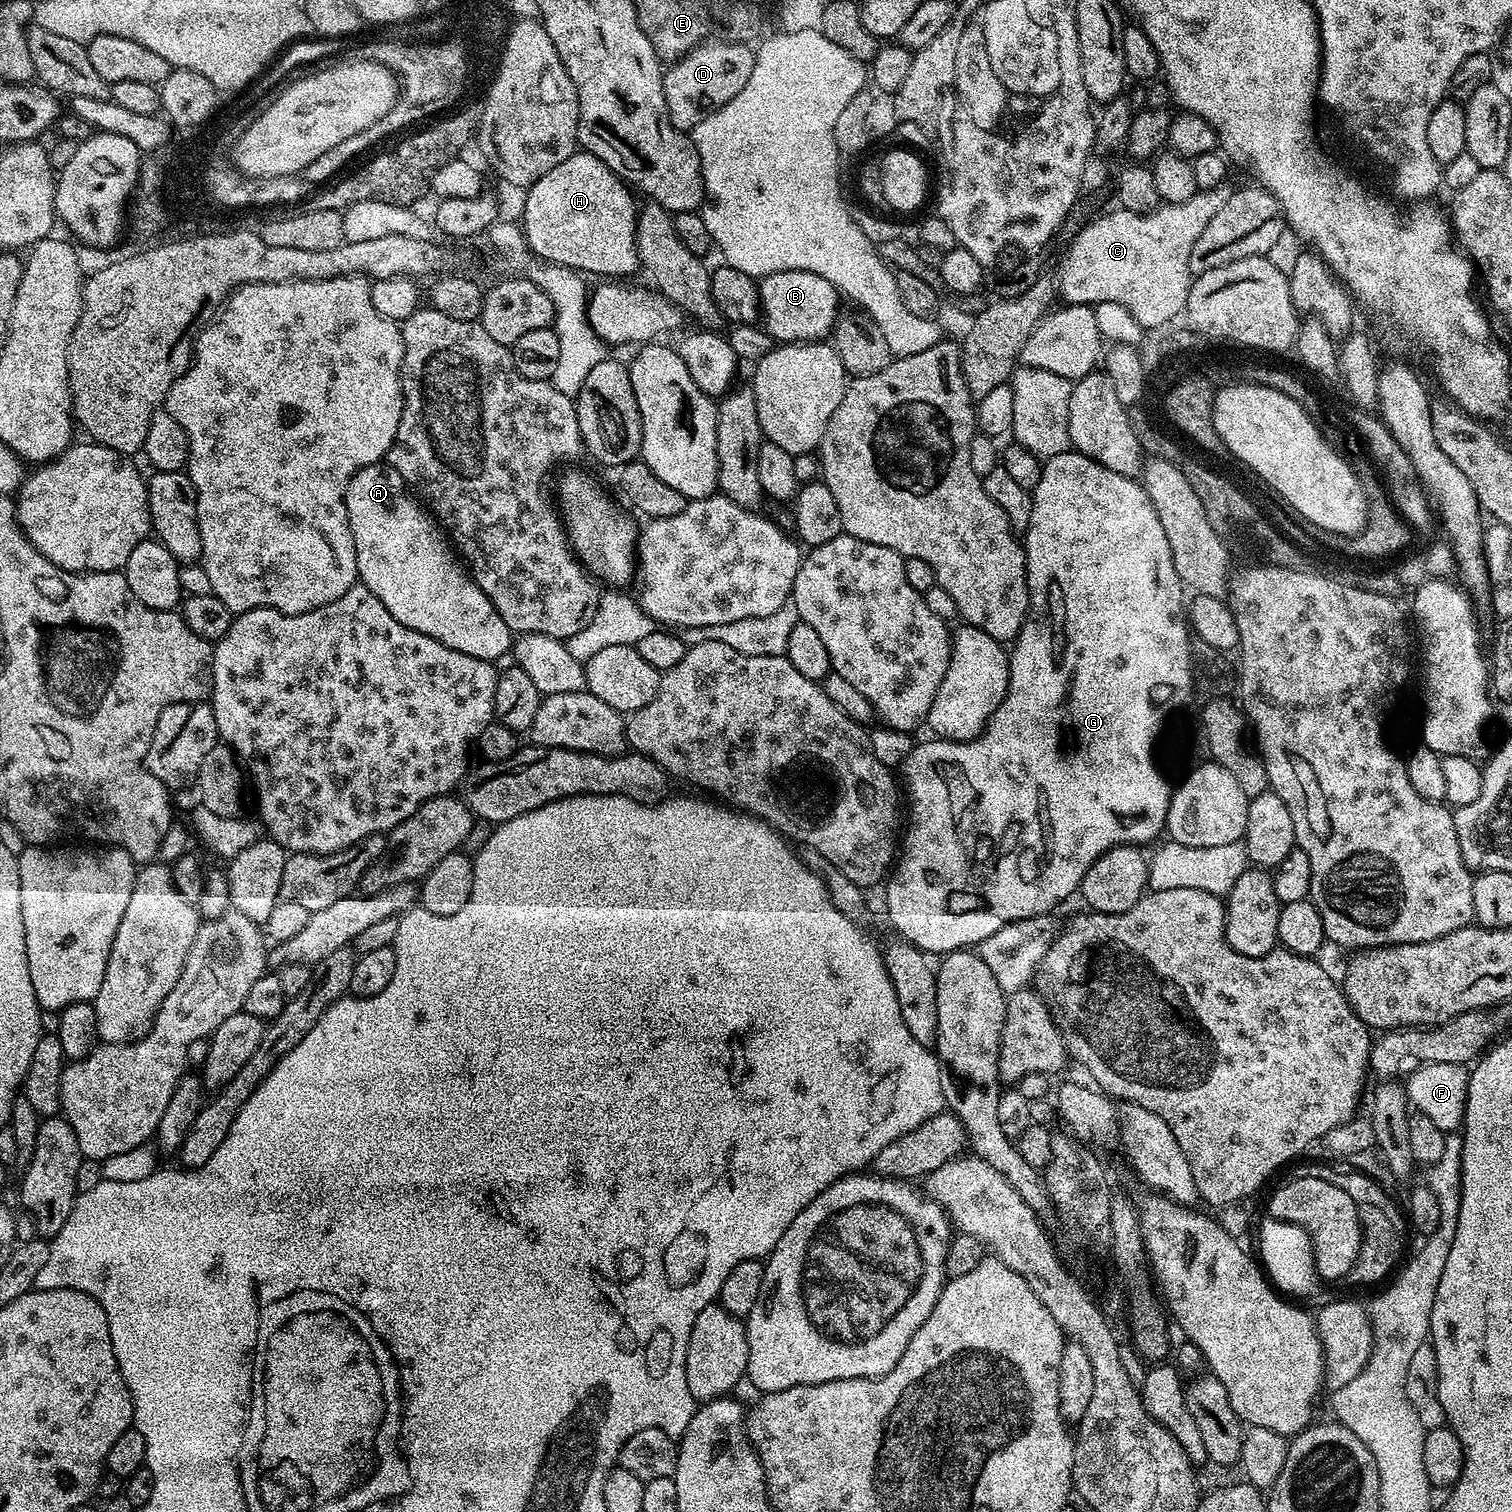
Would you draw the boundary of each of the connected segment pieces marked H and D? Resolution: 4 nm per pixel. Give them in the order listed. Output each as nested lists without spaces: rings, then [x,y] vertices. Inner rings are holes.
[[[583,150],[573,152],[566,162],[558,162],[554,170],[546,170],[542,178],[528,185],[523,196],[524,240],[528,249],[541,260],[549,264],[561,264],[563,268],[574,268],[581,274],[593,272],[600,276],[596,278],[628,278],[632,271],[637,271],[640,263],[636,253],[637,197],[633,189],[594,154]]]
[[[725,38],[709,39],[697,48],[691,48],[679,60],[671,61],[663,69],[663,74],[666,110],[672,125],[680,132],[691,133],[702,118],[726,106],[726,102],[730,102],[730,98],[750,82],[755,61],[756,53],[749,45],[736,44]]]

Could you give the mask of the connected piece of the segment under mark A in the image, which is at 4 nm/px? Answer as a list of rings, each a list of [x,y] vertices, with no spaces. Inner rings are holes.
[[[387,462],[360,468],[354,478],[350,478],[344,501],[350,522],[350,534],[354,538],[359,583],[365,584],[372,591],[374,598],[378,598],[378,602],[382,602],[382,606],[390,610],[395,620],[402,622],[402,626],[418,630],[418,634],[426,634],[462,654],[470,654],[474,658],[489,662],[497,662],[507,652],[509,655],[513,651],[513,632],[506,626],[506,622],[502,622],[490,598],[486,598],[484,591],[472,579],[469,569],[454,551],[441,525],[434,519],[431,511],[413,495],[398,470],[394,470]]]

